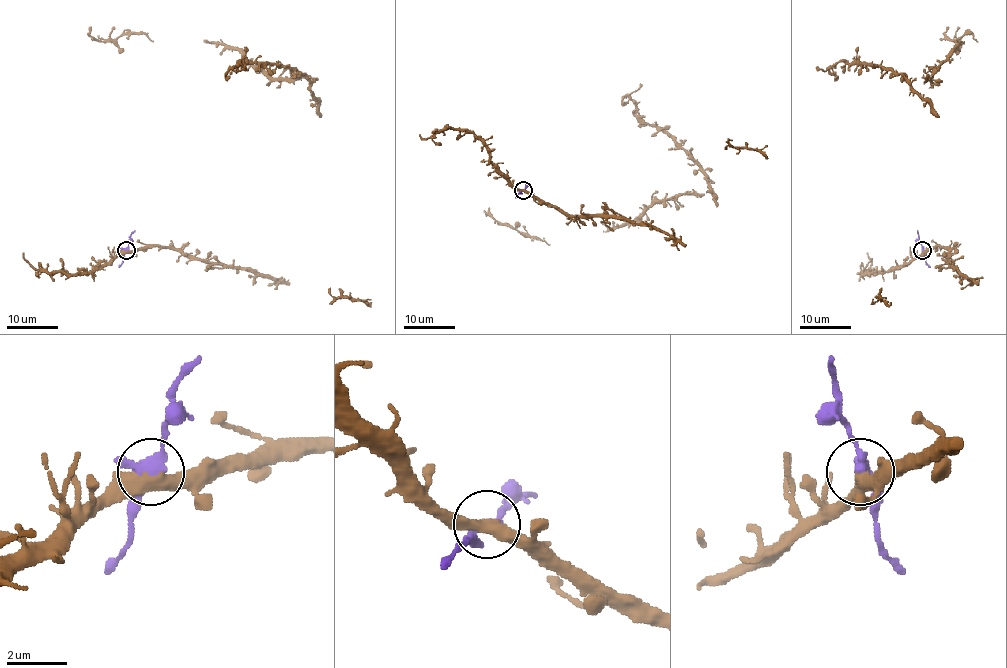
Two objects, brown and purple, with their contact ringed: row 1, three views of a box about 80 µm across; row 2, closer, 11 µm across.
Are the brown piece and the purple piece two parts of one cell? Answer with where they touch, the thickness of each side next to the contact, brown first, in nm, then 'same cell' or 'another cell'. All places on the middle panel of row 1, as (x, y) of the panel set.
at (523, 190); 480 nm thick on the brown side, 360 nm on the other; another cell

